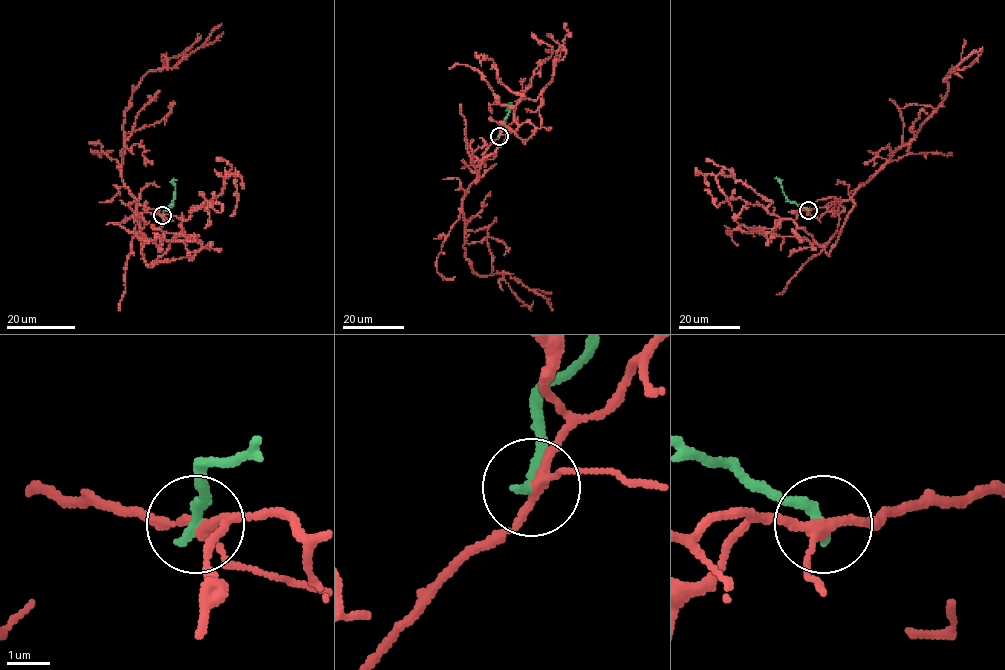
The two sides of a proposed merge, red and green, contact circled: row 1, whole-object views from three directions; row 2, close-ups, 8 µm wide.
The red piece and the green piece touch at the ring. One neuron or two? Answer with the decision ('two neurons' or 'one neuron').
two neurons

